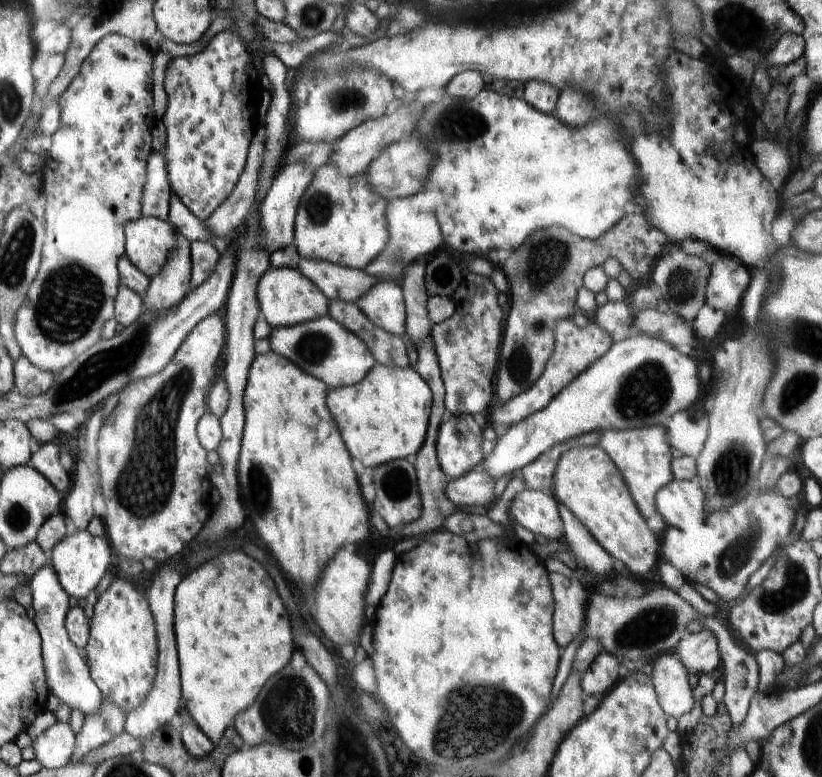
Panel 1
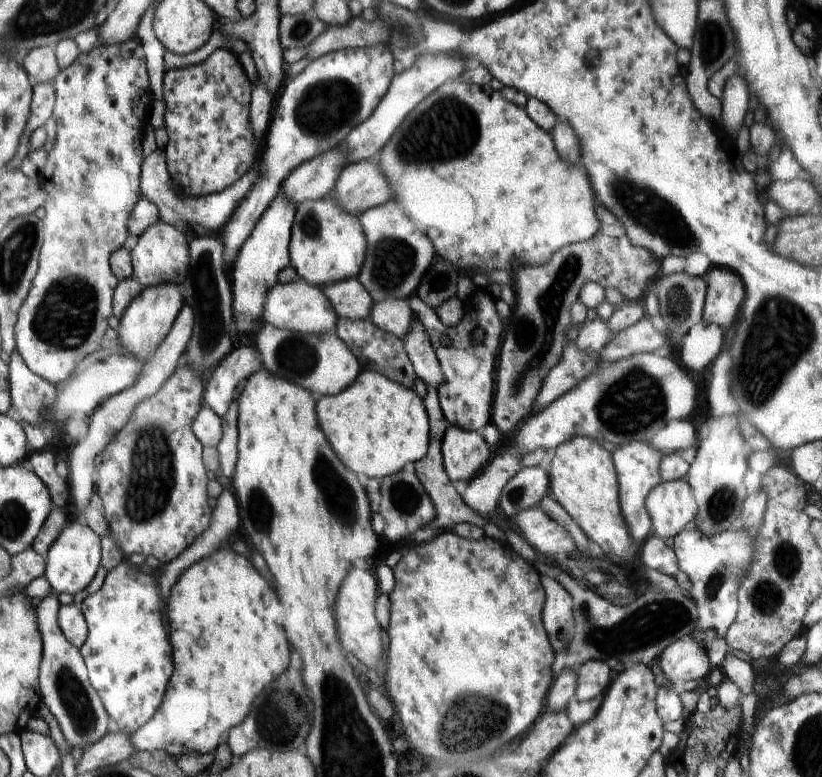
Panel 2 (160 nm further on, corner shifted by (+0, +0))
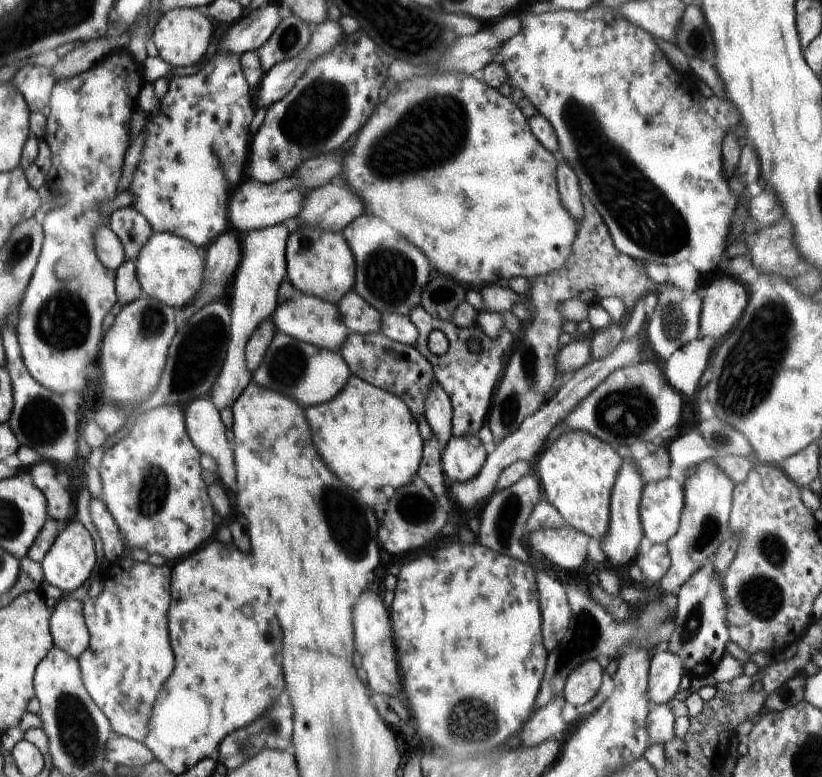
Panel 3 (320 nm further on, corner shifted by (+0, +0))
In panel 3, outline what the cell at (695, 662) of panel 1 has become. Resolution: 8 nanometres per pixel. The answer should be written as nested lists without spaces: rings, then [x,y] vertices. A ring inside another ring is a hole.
[[[664,647],[655,650],[649,666],[649,700],[654,704],[666,705],[672,697],[679,696],[678,686],[684,674],[683,664],[675,654]]]

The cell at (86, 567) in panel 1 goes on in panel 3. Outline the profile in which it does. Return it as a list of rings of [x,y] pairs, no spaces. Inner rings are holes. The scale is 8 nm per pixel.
[[[68,521],[66,529],[56,535],[54,544],[40,564],[46,582],[60,588],[64,593],[78,590],[90,578],[96,566],[96,551],[94,551],[92,535],[80,521]]]

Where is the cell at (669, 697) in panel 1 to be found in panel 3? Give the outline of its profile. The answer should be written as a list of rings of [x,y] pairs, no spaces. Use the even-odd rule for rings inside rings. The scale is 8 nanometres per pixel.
[[[648,705],[647,731],[651,744],[665,745],[675,737],[675,716],[668,705]]]

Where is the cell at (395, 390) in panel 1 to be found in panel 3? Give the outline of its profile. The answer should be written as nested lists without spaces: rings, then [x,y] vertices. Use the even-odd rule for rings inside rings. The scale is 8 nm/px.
[[[359,375],[350,376],[342,392],[336,396],[336,402],[327,402],[324,406],[308,406],[304,408],[308,414],[308,426],[312,426],[312,438],[316,438],[316,450],[328,470],[332,470],[346,486],[360,490],[362,486],[370,486],[377,491],[384,486],[395,489],[410,485],[422,466],[423,450],[426,447],[418,431],[418,421],[411,413],[410,407],[391,392],[364,382]]]

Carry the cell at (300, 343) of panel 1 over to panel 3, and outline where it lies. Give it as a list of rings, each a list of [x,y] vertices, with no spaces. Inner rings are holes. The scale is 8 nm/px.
[[[276,331],[259,368],[253,370],[252,378],[257,385],[295,399],[300,406],[310,406],[334,400],[342,392],[350,376],[351,369],[339,352],[335,353]]]

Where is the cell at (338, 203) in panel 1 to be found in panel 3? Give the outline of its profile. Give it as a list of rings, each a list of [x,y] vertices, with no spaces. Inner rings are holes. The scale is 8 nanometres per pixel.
[[[300,227],[287,238],[287,275],[290,282],[304,295],[318,297],[337,304],[355,285],[356,261],[347,239],[340,233],[312,227]]]

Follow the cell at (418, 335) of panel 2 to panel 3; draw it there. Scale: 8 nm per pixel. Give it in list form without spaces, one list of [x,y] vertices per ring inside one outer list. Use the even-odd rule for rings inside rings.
[[[436,380],[431,392],[425,398],[423,415],[432,434],[438,440],[440,448],[445,448],[450,437],[453,436],[453,406],[448,394],[443,391]]]

